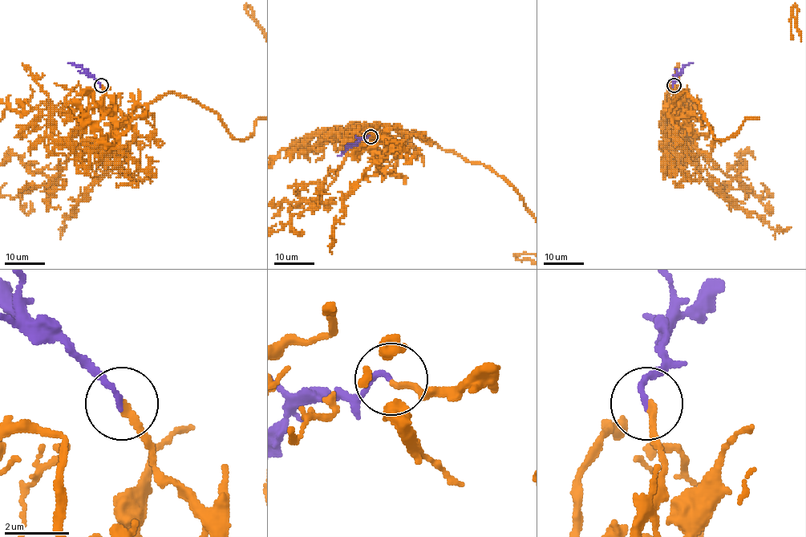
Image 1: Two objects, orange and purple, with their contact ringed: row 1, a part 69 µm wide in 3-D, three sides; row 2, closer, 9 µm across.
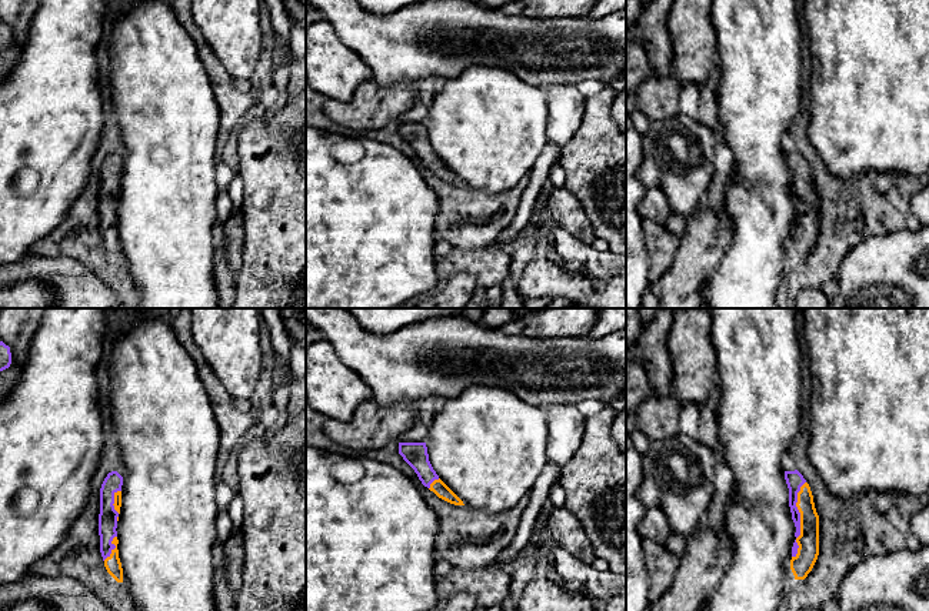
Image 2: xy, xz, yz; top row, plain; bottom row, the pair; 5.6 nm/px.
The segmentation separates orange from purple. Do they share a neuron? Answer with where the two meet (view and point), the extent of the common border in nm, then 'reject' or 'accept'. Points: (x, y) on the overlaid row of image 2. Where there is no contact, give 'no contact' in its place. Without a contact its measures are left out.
contact yz (801, 520); length 440 nm; accept

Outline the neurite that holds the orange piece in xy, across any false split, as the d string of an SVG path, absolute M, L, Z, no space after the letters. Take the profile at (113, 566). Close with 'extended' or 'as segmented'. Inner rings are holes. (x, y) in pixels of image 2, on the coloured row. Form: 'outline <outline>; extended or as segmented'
outline M117 471L107 474L100 488L99 514L100 552L107 572L117 582L123 582L123 568L119 558L116 531L121 507L121 485L123 477Z; extended

